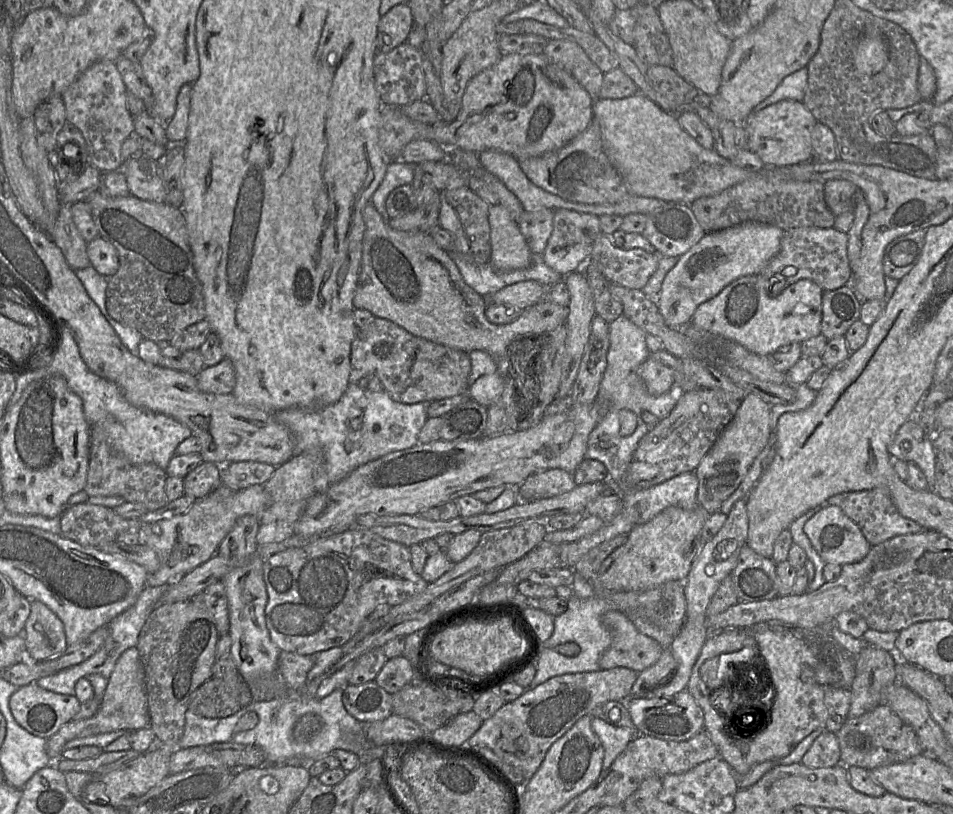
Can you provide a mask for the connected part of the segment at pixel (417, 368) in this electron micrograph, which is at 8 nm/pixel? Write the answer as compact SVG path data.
M375 316L365 325L356 327L350 361L350 383L358 383L367 375L375 375L381 381L383 390L393 400L404 404L432 402L466 394L470 387L468 378L471 372L471 361L468 352L414 336L397 324Z

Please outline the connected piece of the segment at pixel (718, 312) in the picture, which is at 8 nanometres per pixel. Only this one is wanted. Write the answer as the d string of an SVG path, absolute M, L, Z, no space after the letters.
M760 275L744 276L701 304L693 315L692 324L733 340L755 354L770 356L792 343L801 344L821 334L823 292L815 282L802 279L779 296L770 297Z

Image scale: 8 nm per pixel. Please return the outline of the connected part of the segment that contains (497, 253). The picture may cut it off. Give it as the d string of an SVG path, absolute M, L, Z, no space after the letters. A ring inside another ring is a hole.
M499 203L490 205L488 219L493 268L509 271L528 267L534 255L509 210Z

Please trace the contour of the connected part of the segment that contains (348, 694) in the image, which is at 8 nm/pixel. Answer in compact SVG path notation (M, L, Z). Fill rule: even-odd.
M375 681L344 686L342 701L347 712L361 723L381 721L393 714L392 695Z

